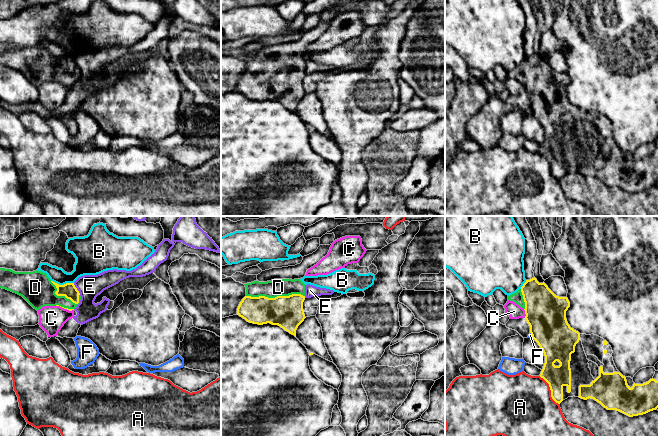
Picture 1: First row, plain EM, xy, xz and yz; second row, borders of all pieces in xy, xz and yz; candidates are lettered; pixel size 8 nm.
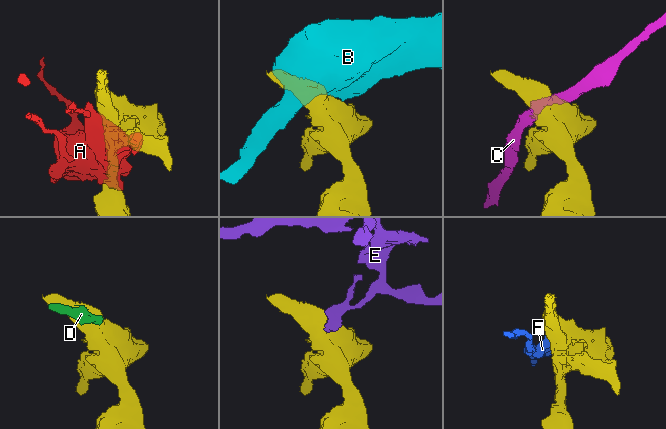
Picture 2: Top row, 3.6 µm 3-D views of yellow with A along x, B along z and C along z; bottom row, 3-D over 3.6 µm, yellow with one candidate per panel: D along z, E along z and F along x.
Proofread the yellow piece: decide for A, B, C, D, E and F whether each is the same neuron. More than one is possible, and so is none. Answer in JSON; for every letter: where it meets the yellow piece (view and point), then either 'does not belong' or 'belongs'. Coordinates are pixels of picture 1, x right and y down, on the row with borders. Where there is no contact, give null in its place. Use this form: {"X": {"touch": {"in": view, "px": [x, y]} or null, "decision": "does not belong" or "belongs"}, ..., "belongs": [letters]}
{"A": {"touch": {"in": "yz", "px": [550, 389]}, "decision": "does not belong"}, "B": {"touch": {"in": "xy", "px": [62, 285]}, "decision": "does not belong"}, "C": {"touch": {"in": "yz", "px": [525, 313]}, "decision": "does not belong"}, "D": {"touch": {"in": "xz", "px": [275, 297]}, "decision": "belongs"}, "E": {"touch": {"in": "xy", "px": [76, 289]}, "decision": "does not belong"}, "F": {"touch": {"in": "yz", "px": [531, 334]}, "decision": "does not belong"}, "belongs": ["D"]}

